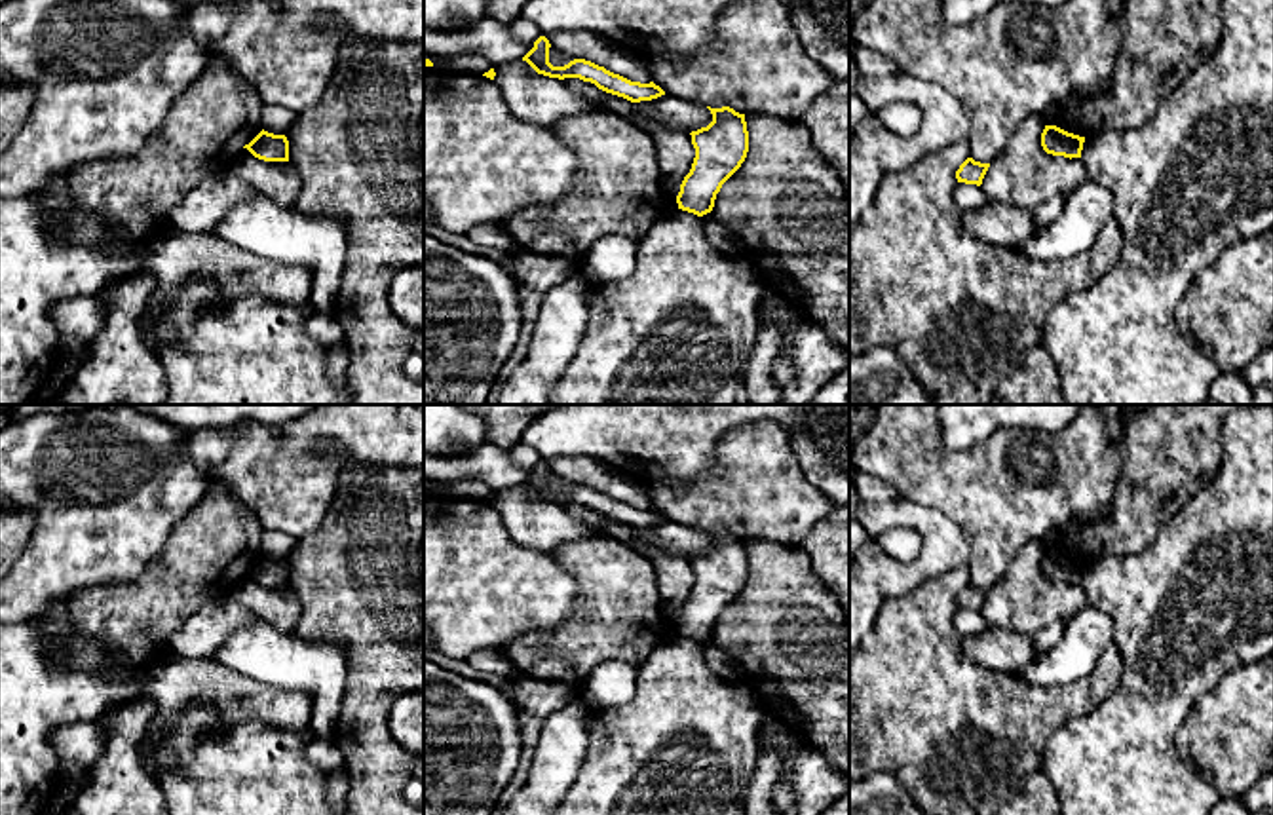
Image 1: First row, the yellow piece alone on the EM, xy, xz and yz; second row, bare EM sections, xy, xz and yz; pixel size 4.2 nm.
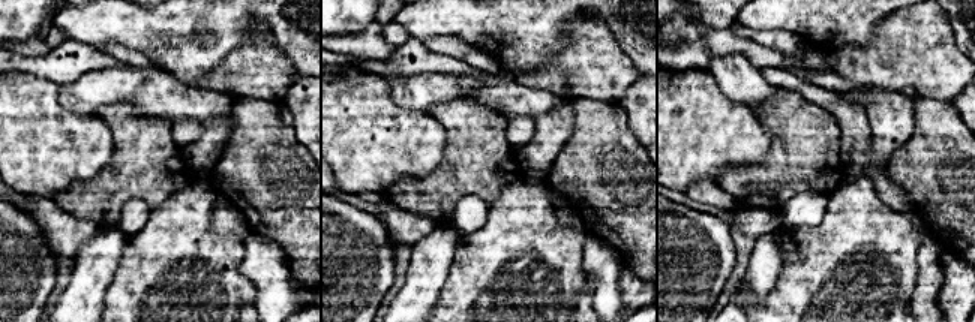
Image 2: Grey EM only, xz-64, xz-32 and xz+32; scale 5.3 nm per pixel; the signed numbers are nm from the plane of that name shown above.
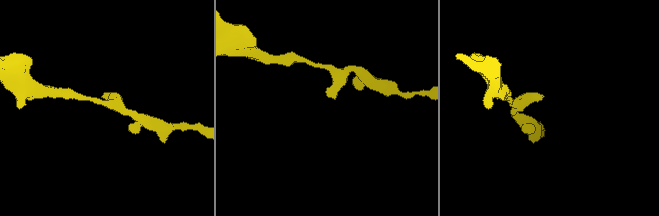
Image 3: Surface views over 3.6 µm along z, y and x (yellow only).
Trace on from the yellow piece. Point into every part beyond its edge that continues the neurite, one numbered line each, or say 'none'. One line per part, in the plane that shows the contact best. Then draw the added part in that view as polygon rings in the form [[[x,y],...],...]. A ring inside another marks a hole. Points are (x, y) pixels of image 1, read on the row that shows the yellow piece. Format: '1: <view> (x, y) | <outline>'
none

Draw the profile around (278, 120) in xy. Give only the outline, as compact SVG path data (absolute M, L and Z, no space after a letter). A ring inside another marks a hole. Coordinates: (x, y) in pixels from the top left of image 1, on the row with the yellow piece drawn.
M264 104L262 108L262 129L274 135L287 135L291 125L296 122L294 112L283 106Z

